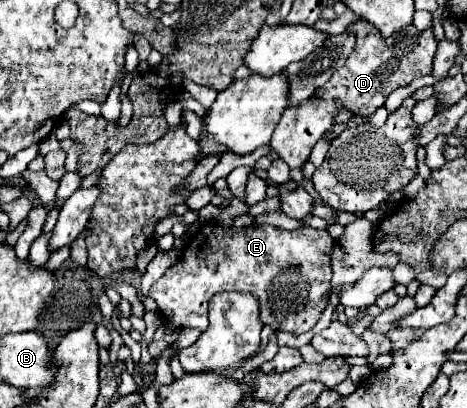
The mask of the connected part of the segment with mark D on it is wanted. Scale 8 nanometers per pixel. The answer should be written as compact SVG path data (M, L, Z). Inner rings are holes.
M359 19L347 27L347 33L355 35L353 53L349 55L347 63L337 69L337 73L333 73L329 85L317 89L313 97L335 99L355 115L371 115L385 105L385 99L391 91L409 85L415 77L429 75L437 51L437 39L431 29L425 29L419 35L413 25L407 25L401 31L393 33L389 39L383 39L377 29L373 29L373 25Z

